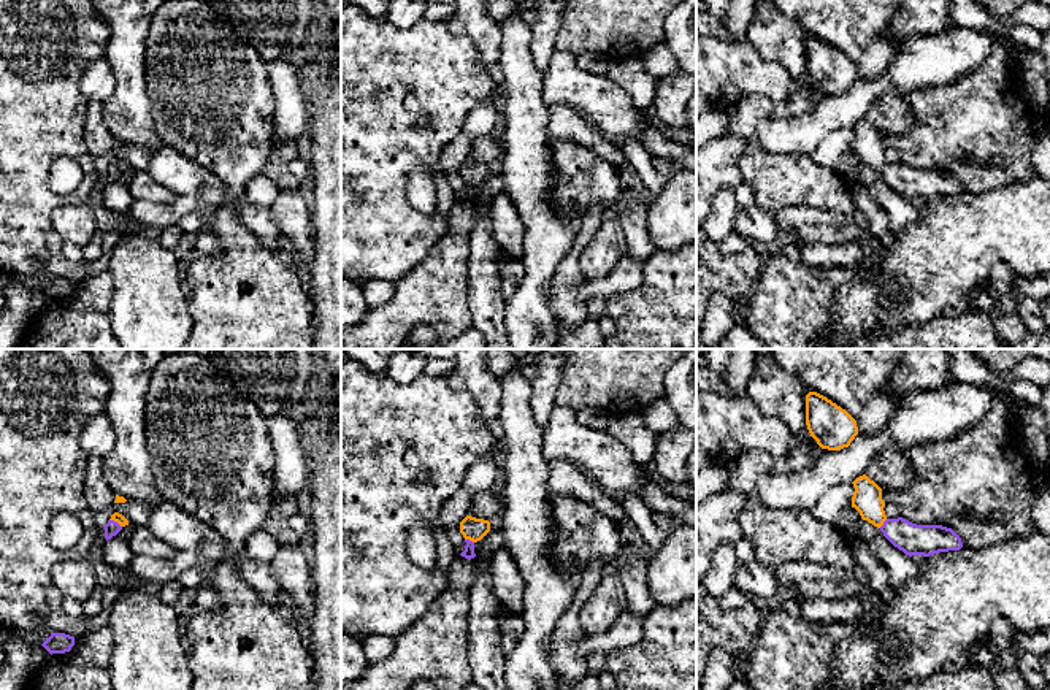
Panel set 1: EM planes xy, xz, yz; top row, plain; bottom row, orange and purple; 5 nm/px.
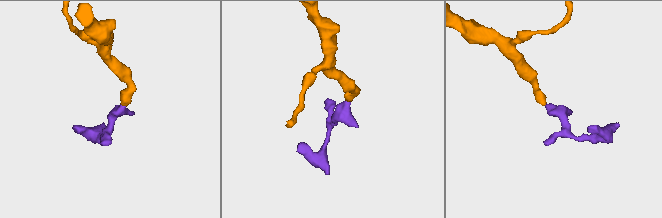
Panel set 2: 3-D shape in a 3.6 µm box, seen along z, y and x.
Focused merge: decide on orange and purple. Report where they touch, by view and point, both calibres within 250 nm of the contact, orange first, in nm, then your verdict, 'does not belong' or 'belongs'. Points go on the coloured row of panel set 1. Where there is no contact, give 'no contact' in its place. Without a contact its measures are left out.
contact xy (116, 521); calibres 50 and 80 nm; belongs

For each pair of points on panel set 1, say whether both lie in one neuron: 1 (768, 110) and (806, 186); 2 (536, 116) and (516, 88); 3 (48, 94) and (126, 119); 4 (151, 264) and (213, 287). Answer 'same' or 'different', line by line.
1: same
2: same
3: different
4: different

